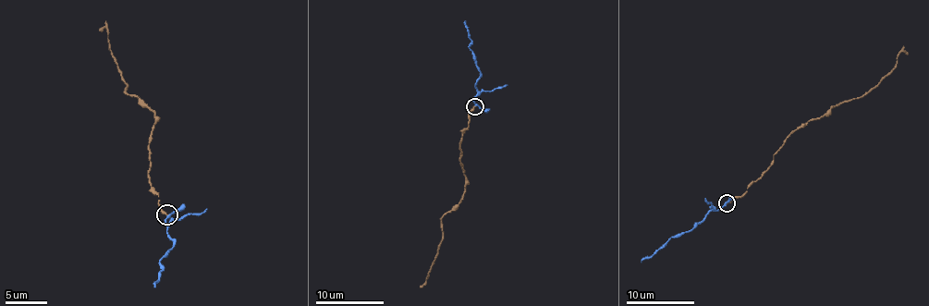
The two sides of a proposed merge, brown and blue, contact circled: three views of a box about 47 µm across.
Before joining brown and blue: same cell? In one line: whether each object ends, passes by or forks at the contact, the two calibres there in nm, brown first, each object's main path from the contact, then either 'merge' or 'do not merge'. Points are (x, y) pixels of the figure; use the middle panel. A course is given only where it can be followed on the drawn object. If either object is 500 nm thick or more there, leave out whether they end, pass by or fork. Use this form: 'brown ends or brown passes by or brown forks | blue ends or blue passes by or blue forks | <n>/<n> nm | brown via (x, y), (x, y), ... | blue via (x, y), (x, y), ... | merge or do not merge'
brown ends | blue passes by | 190/170 nm | brown via (475, 105), (461, 137), (459, 164), (465, 189), (461, 200), (441, 218), (443, 238), (421, 287) | blue via (475, 105), (475, 83), (481, 71), (470, 48), (471, 39), (465, 20) | merge

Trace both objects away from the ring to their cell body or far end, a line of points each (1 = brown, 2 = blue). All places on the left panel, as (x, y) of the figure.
1: (167, 214), (151, 187), (148, 138), (154, 113), (125, 91), (128, 86), (108, 30), (106, 27), (100, 30)
2: (167, 216), (167, 233), (174, 246), (161, 260), (163, 269), (154, 287)

